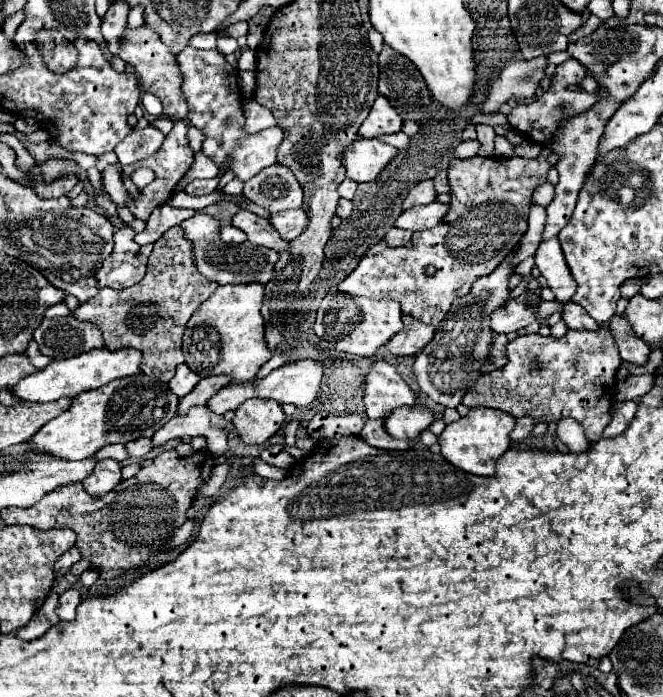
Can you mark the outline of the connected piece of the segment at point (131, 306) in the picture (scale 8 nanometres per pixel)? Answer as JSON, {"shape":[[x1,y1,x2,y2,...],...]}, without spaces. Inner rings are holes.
{"shape":[[176,225,154,243,154,251,148,257,148,271,138,285,122,291,104,287,94,299,82,303,80,309,72,315,80,321,98,325,108,349,140,349,144,353,142,373,160,383,168,383,174,377,176,365,184,363,184,353,180,353,180,349,186,323,200,307,200,303,214,293,216,287,218,283,208,281,196,269,194,243,186,239,184,229]]}

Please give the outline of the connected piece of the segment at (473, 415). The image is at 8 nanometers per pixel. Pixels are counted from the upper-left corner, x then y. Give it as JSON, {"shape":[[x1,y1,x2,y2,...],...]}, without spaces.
{"shape":[[474,407,470,413,456,423,446,425,442,435,438,437,440,443,440,453,456,467,462,471,474,473,474,475,494,475,494,465,496,459,510,447,510,437,508,433,512,431,514,417,500,411,500,409,490,409,490,407]]}

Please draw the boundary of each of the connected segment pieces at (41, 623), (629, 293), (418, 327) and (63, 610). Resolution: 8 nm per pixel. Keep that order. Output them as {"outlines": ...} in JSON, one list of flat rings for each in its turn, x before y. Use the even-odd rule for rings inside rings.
{"outlines":[[[34,613,34,617,28,621,28,625,24,625,22,629,16,631,16,637,22,641,34,641,34,639,42,637,48,629,50,629,50,621,46,619,46,615]],[[628,279,628,281,624,281,622,285,620,285,620,293,622,293,622,297,634,297,636,293,640,291,640,279]],[[404,315,404,329,396,333,384,347,396,357,414,357,432,339,434,331,434,325,426,325,412,315]],[[68,589,60,595,58,599,58,607,56,607,56,615,60,617,60,621,72,621,76,615,76,607,80,603,80,591,78,589]]]}

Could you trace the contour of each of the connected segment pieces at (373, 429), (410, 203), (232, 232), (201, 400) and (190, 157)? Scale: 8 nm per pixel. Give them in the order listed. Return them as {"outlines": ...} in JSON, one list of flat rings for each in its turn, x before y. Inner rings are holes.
{"outlines":[[[378,419,378,421,366,421,362,431,360,431,360,437,364,437,364,441,368,441,368,445,372,447,380,447,380,449,394,449,394,451,402,451,402,449,410,449,410,445,406,441,398,441,398,439,392,439,388,437,388,433,384,433,384,425,382,425,384,419]],[[430,179,418,183,404,199,404,205,402,205,402,211,414,207,414,205,428,205,428,201,434,201,436,199,436,191,434,191,434,185]],[[226,225,226,227,222,227,222,231,220,231,220,239,222,239,224,243,244,243,244,241,246,241,246,233,244,233,242,229,234,227,234,225]],[[206,377,206,379,200,379,200,383,192,389,192,393,188,393,186,397,180,399,178,403,178,415,186,415,190,407,194,405,206,405,208,399,218,393,224,385,228,385,228,377]],[[176,121,174,127,172,127,172,131,166,135,162,147,160,147,152,157,124,167,124,187,126,187,126,191,128,191,130,195,140,195,140,201,128,207,128,209,134,213,136,219,144,219,144,221,146,221,146,219,150,217,150,213,152,213,154,207,166,203,166,201,170,199,170,195,174,193,176,183,178,183,178,181,182,179,182,175,190,169,190,165,192,165,192,161,194,161,194,153,192,153,190,145,188,145,186,129,188,129,188,123,186,123,186,121],[138,167,150,167,150,169,154,171,154,175,156,175,156,179,154,179,150,185,146,185,144,189,138,189,138,187,132,183,132,179,130,179,130,175,132,175]]]}

